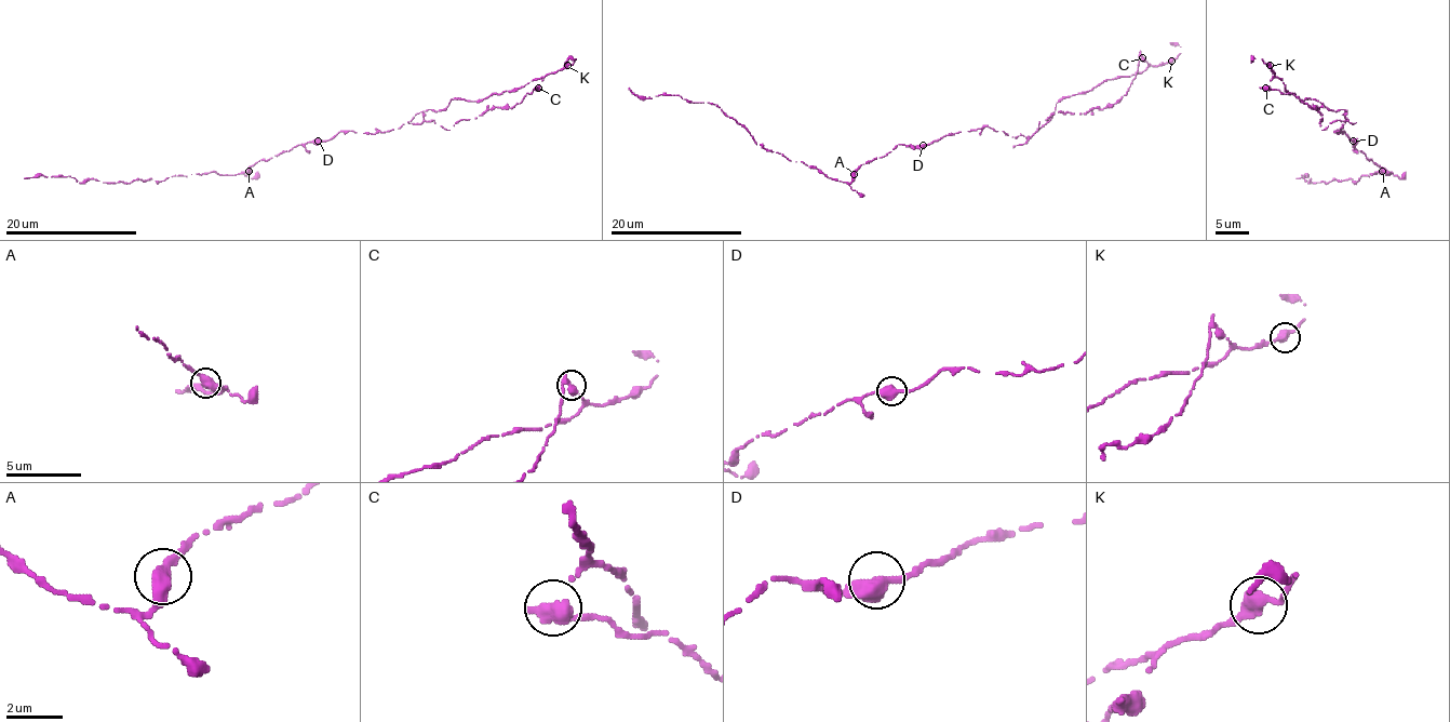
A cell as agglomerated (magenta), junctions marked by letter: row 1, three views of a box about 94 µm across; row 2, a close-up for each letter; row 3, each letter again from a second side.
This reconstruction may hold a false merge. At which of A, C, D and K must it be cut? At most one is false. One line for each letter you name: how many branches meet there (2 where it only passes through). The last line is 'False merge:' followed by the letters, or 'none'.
C: 2 branches meet
False merge: C

